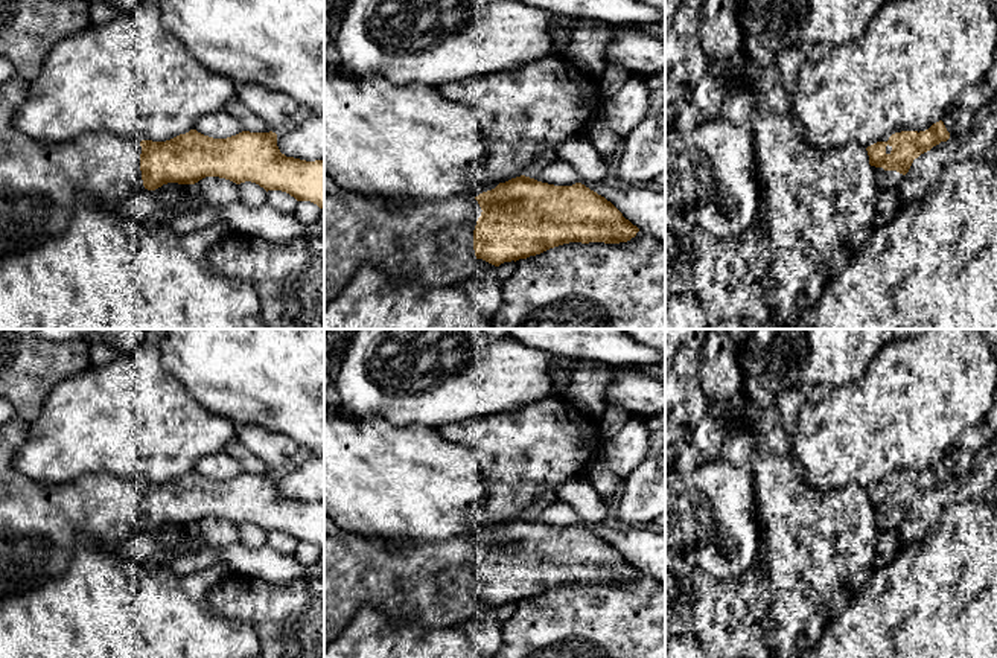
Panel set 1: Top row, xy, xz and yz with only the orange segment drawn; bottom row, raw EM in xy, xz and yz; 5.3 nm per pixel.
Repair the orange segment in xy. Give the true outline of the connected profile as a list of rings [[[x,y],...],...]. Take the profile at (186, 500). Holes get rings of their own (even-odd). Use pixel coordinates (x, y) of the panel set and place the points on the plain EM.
[[[17,416],[0,425],[0,599],[35,589],[65,574],[79,545],[116,551],[142,530],[155,532],[167,524],[195,525],[205,518],[236,525],[251,522],[266,533],[282,532],[297,542],[311,542],[324,550],[324,500],[306,503],[286,498],[272,472],[242,472],[213,480],[190,471],[166,483],[87,474],[75,481],[46,484],[14,468],[27,433],[29,423]]]

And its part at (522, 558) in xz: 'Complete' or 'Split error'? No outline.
Split error

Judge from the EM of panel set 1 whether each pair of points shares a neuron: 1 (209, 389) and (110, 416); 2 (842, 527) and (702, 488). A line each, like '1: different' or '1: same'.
1: different
2: different

